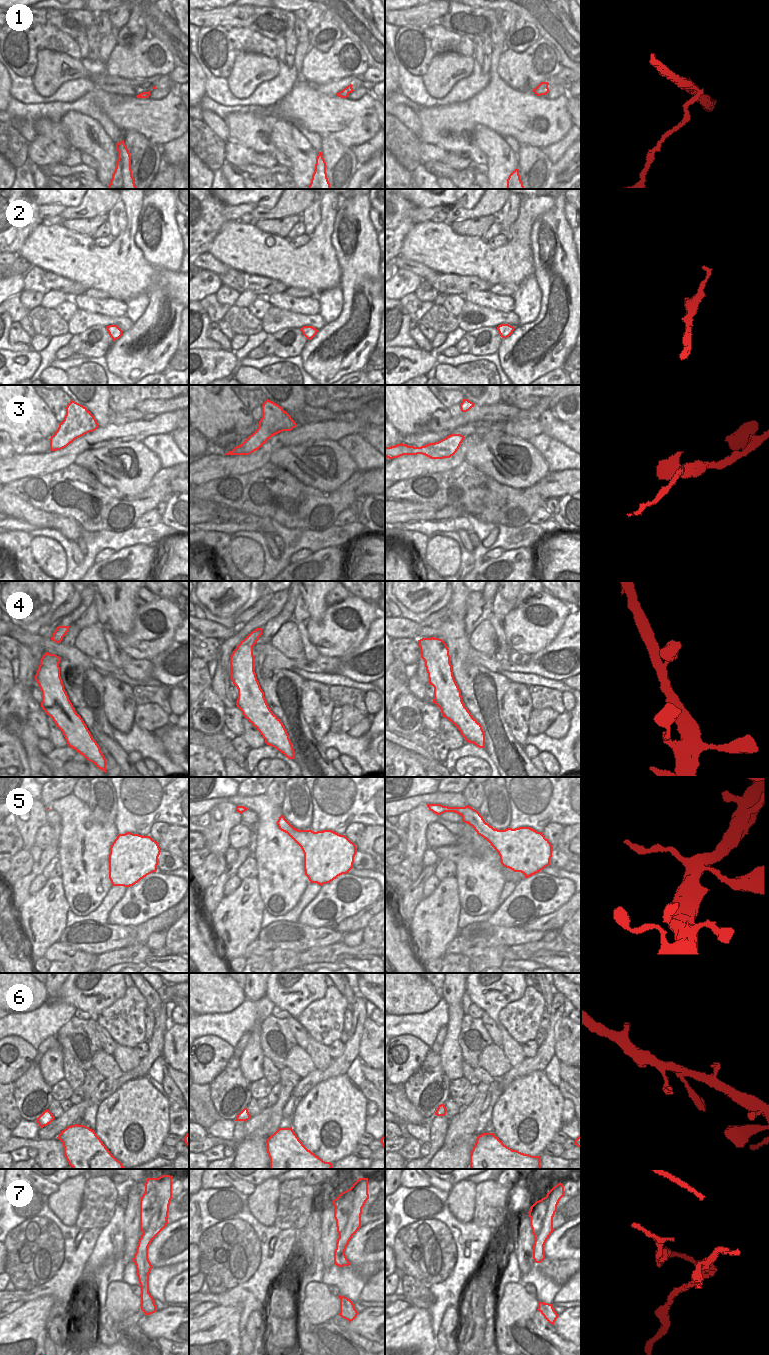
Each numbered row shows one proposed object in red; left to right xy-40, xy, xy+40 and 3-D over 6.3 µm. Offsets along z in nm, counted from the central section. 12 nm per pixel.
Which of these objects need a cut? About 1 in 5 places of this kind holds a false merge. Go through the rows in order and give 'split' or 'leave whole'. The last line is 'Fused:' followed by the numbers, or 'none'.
1: split
2: leave whole
3: leave whole
4: leave whole
5: split
6: leave whole
7: split
Fused: 1, 5, 7

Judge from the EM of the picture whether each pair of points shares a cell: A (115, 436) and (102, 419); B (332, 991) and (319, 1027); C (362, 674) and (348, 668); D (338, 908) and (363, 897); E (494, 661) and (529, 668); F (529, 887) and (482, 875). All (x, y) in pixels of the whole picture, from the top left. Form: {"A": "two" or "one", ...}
{"A": "two", "B": "one", "C": "one", "D": "one", "E": "two", "F": "two"}

